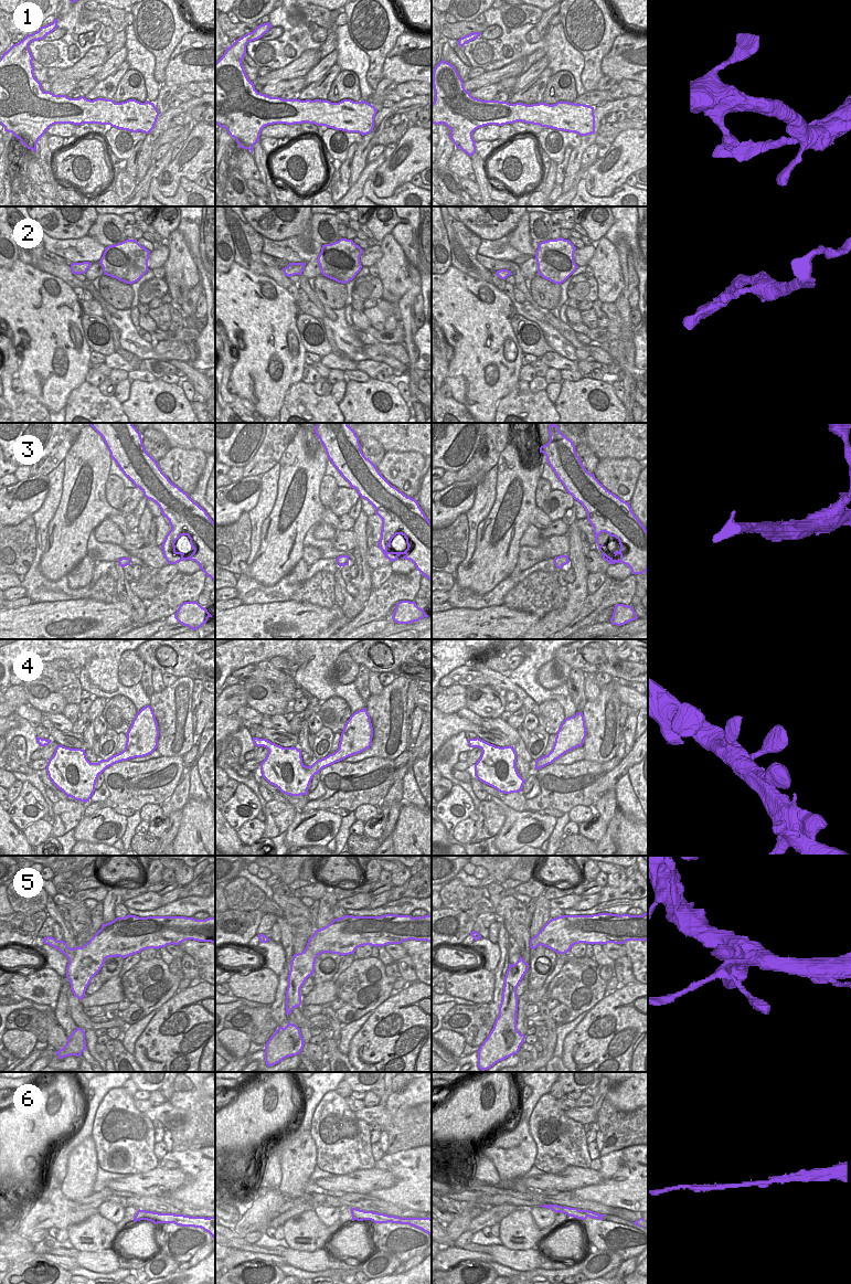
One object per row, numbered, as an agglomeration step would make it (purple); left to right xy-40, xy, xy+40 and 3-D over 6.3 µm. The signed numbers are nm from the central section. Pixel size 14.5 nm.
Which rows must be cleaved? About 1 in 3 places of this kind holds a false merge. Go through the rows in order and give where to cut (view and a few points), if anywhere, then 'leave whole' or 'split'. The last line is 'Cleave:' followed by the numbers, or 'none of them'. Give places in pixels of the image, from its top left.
1: no cut | leave whole
2: no cut | leave whole
3: no cut | leave whole
4: no cut | leave whole
5: no cut | leave whole
6: no cut | leave whole
Cleave: none of them

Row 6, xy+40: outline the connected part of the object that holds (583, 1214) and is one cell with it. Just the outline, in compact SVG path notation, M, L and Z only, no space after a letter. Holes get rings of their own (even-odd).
M543 1205L539 1207L551 1209L555 1213L556 1212L565 1213L568 1216L568 1218L574 1217L574 1218L582 1219L582 1220L586 1220L588 1217L593 1219L604 1220L603 1217L606 1216L606 1214L599 1214L599 1213L596 1213L589 1210L578 1210L577 1208L562 1207L557 1205Z

